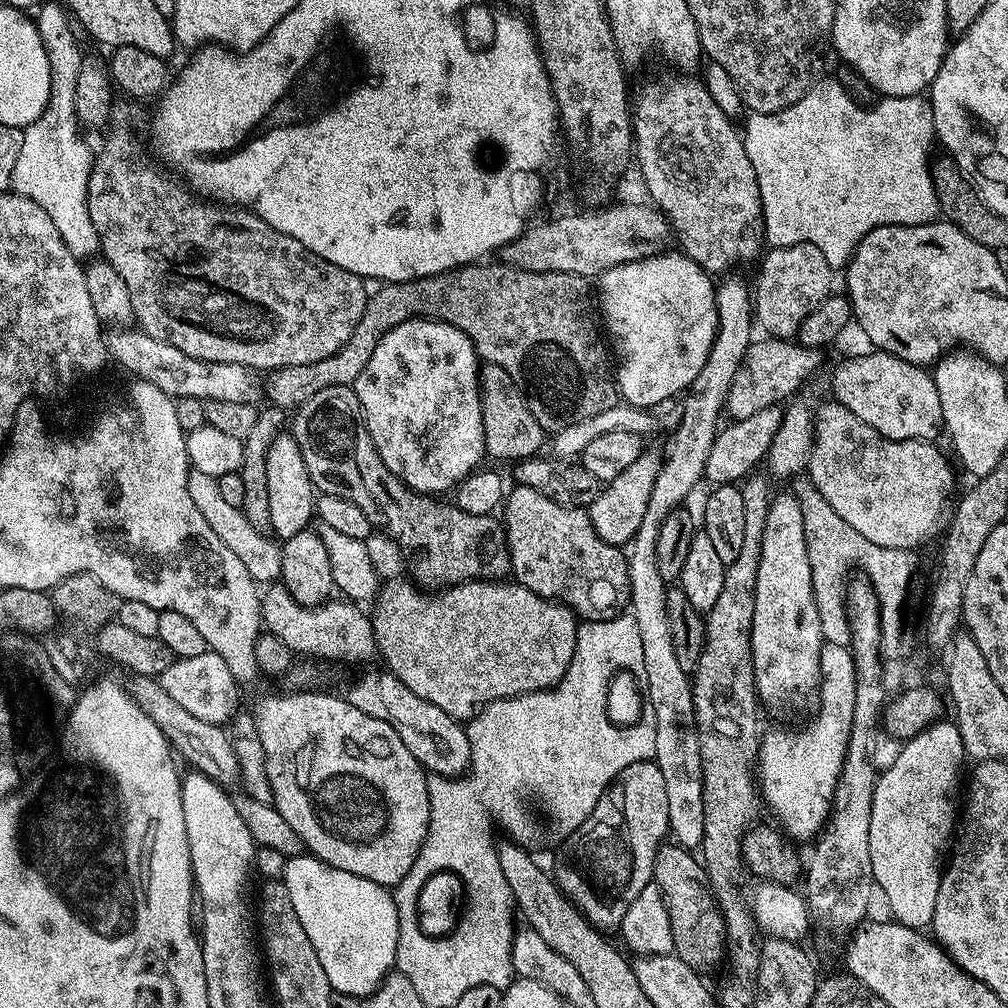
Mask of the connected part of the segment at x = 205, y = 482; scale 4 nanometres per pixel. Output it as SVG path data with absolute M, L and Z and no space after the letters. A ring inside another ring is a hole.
M195 470L189 471L188 489L194 506L198 506L198 511L202 514L202 518L206 518L210 530L214 530L214 534L218 534L218 538L222 538L222 542L226 542L226 546L230 546L230 550L234 550L234 554L238 554L238 559L244 563L246 570L250 570L253 580L257 582L279 581L280 544L276 542L267 544L264 541L265 537L249 526L243 511L229 506L224 501L222 493L218 491L217 477Z

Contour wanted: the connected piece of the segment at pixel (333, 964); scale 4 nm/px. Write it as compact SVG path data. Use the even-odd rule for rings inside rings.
M313 854L289 859L282 881L290 890L294 914L298 914L298 922L302 922L333 989L356 990L352 988L371 985L372 960L395 961L398 910L395 895L385 885L338 870Z

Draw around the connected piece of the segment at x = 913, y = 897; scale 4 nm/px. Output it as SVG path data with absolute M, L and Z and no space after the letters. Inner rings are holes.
M936 722L923 731L919 731L915 737L908 740L907 743L901 747L898 758L894 764L890 766L888 771L879 775L877 788L872 798L872 809L870 810L870 866L872 867L872 878L879 895L880 892L884 895L884 900L888 903L889 910L892 911L891 919L895 921L895 923L906 926L907 928L924 930L932 923L934 902L938 898L938 886L940 885L940 877L942 875L942 861L949 851L950 841L953 839L954 829L958 824L958 801L962 796L962 776L960 780L960 767L963 766L964 760L966 761L966 753L958 729L952 724L944 726Z

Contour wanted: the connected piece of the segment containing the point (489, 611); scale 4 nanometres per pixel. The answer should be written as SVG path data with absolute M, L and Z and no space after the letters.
M397 578L379 585L371 605L373 642L379 658L384 659L383 667L410 686L418 698L434 702L438 710L446 710L446 714L461 722L475 716L479 709L495 700L550 690L564 676L576 649L578 620L572 609L535 596L523 586L496 587L500 586L488 582L464 582L443 604L440 600L424 601L407 579Z

